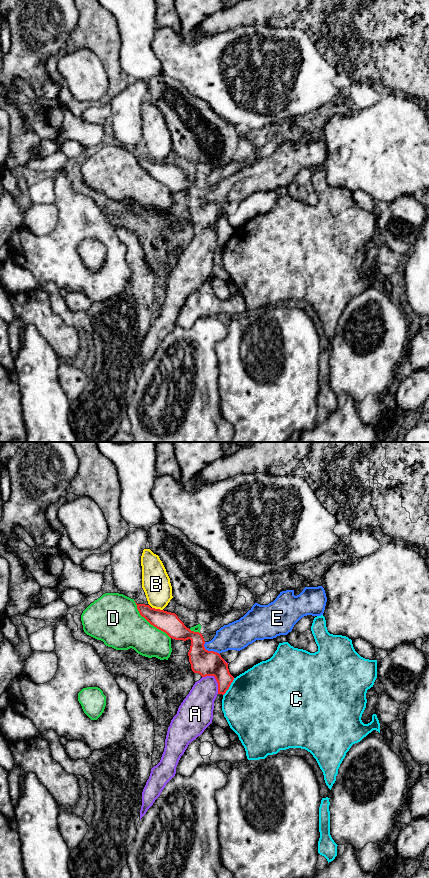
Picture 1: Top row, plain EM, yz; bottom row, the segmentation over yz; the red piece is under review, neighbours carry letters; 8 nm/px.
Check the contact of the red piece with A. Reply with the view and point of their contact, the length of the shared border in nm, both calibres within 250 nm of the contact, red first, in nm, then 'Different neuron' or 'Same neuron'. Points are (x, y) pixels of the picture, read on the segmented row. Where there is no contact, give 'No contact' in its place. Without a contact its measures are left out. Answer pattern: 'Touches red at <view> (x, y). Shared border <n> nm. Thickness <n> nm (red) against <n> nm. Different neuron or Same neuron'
Touches red at yz (215, 678). Shared border 190 nm. Thickness 200 nm (red) against 240 nm. Different neuron

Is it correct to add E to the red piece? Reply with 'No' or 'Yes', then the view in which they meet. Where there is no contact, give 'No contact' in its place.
No. Touches red in yz

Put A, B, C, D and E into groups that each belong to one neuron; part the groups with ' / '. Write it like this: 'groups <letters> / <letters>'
groups A E / B / C / D

